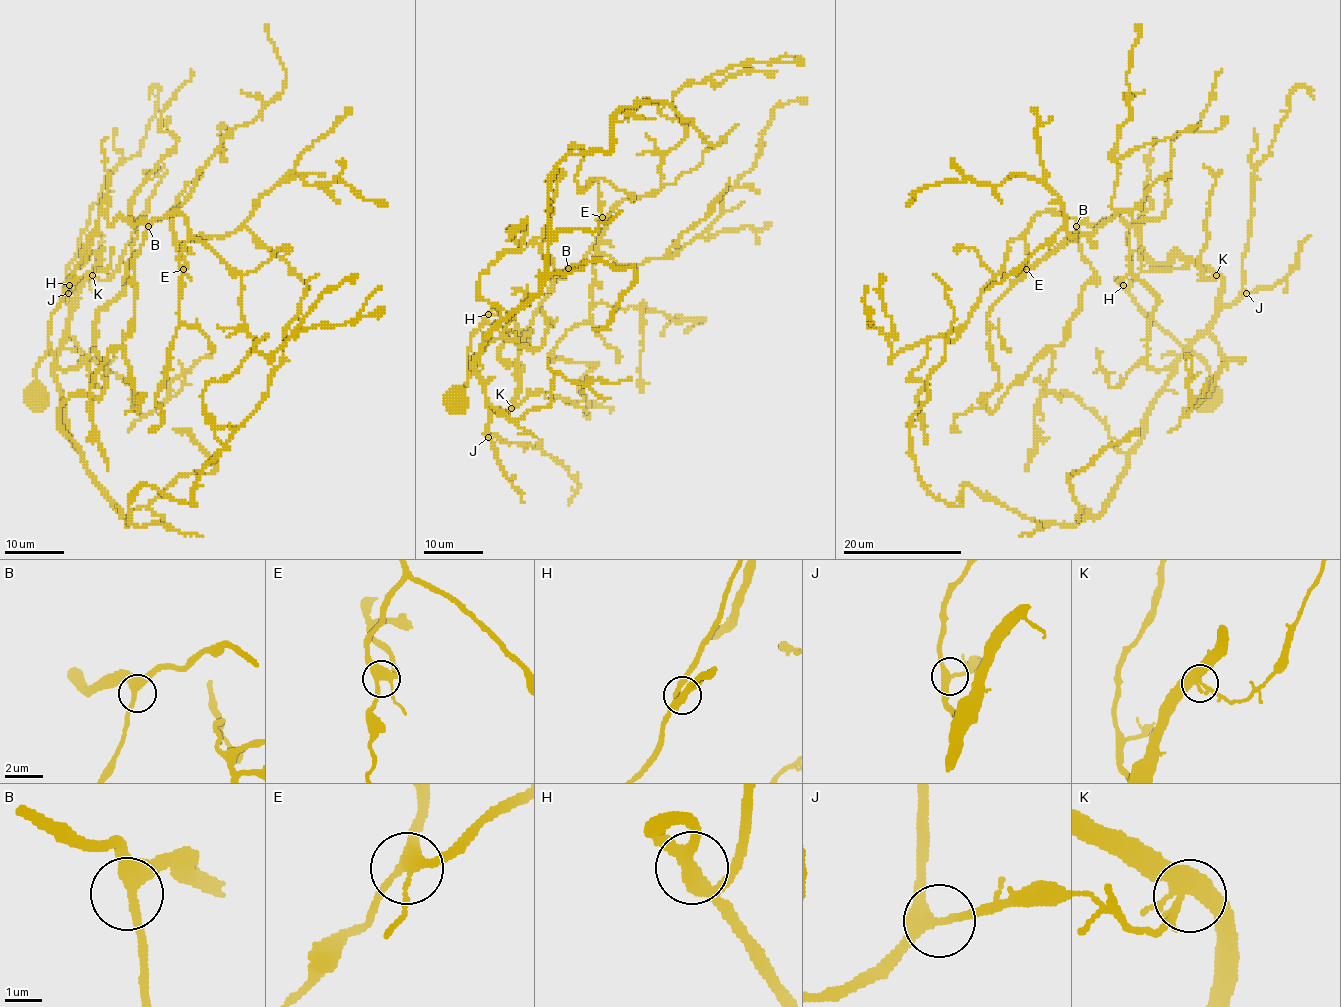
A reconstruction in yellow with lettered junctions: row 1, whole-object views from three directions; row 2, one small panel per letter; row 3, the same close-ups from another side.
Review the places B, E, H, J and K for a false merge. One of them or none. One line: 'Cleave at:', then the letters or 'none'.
Cleave at: none

